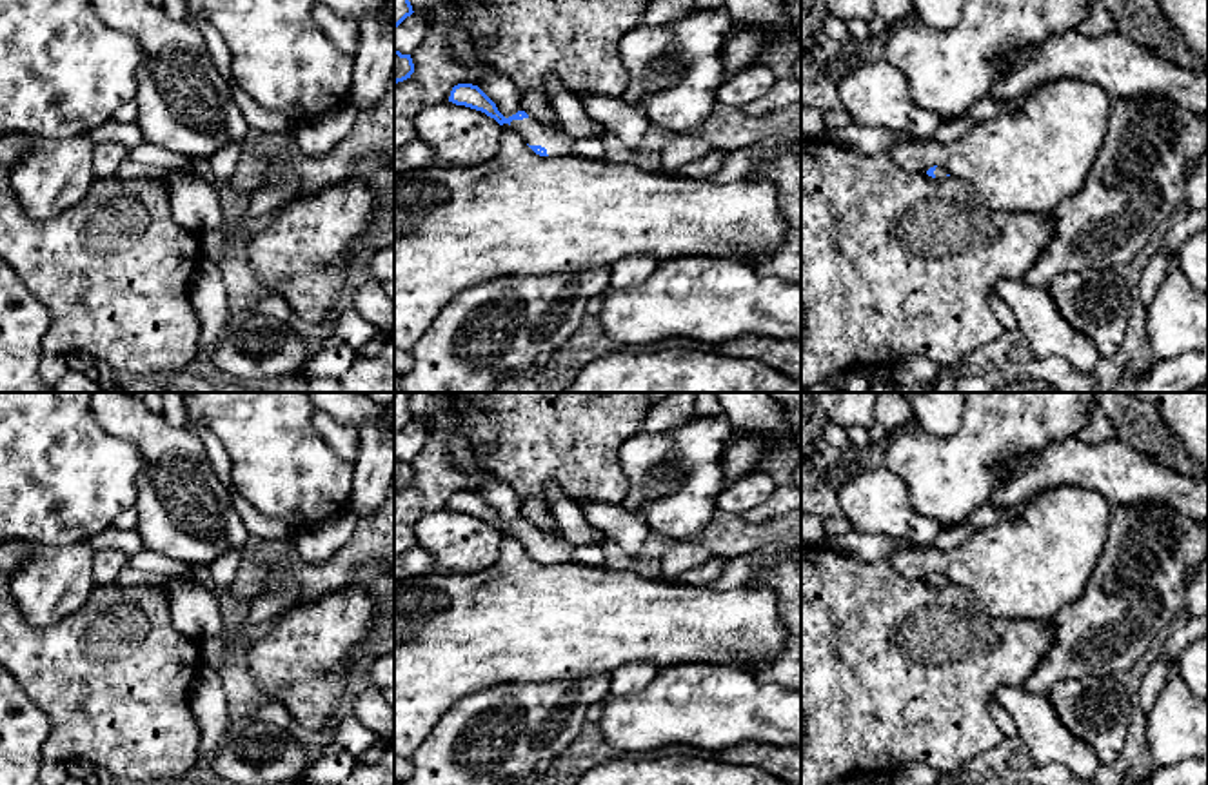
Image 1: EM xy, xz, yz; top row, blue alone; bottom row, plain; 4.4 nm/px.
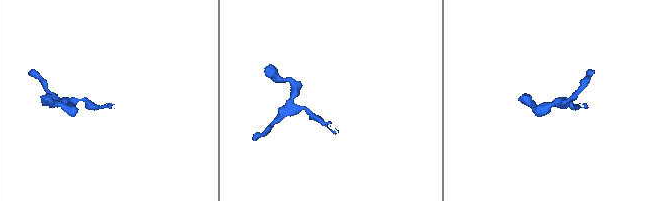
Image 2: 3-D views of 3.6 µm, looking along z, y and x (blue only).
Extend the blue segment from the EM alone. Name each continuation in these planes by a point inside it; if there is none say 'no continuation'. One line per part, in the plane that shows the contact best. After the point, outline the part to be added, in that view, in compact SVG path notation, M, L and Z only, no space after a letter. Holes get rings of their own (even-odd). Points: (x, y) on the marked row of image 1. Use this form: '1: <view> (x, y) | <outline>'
1: xz (534, 135) | M532 118L512 120L510 125L525 138L529 145L541 145L549 156L565 156L572 153L572 136L556 134L536 124Z

